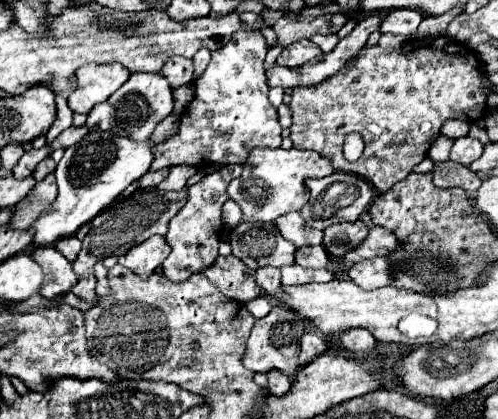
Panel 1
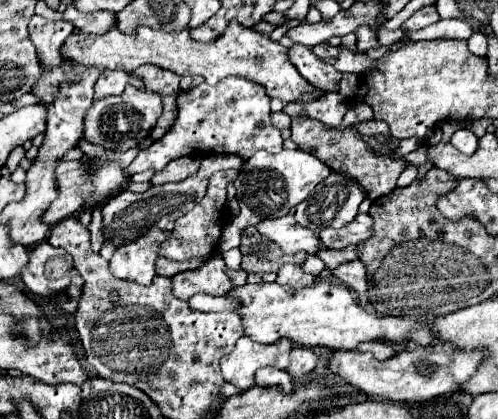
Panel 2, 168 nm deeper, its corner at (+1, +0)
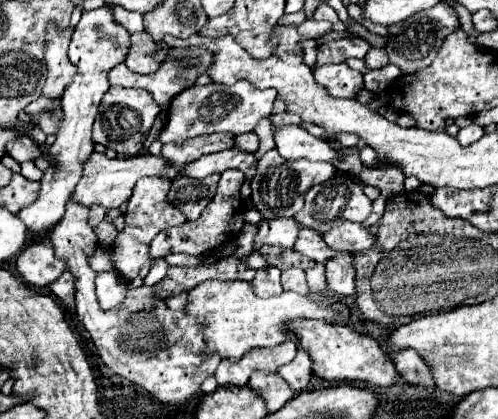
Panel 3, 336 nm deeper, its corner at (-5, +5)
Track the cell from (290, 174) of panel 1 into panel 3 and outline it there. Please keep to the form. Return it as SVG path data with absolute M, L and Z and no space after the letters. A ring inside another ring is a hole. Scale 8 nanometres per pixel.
M269 150L257 164L257 176L251 182L251 200L257 204L257 210L263 218L293 218L301 208L307 190L313 186L331 180L337 174L337 168L331 162L307 162L307 160L287 160L273 150Z

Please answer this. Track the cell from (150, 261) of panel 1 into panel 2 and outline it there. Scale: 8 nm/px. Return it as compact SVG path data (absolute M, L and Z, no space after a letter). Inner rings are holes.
M149 229L143 237L133 243L117 247L109 261L111 273L119 279L129 279L139 285L149 285L155 277L155 261L159 257L159 247L163 243L165 231Z

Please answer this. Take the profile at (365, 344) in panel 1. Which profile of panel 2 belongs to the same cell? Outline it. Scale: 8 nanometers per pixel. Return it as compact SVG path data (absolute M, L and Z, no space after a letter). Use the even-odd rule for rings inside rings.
M369 341L369 343L359 343L357 345L357 351L369 351L375 355L375 359L383 361L383 359L389 359L395 355L393 347L387 345L387 343L379 343L379 341Z

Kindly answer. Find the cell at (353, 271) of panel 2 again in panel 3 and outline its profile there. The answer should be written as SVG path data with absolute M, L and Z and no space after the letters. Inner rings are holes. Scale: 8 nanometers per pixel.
M337 252L325 262L325 278L333 292L341 296L355 294L355 268L351 264L351 254Z

